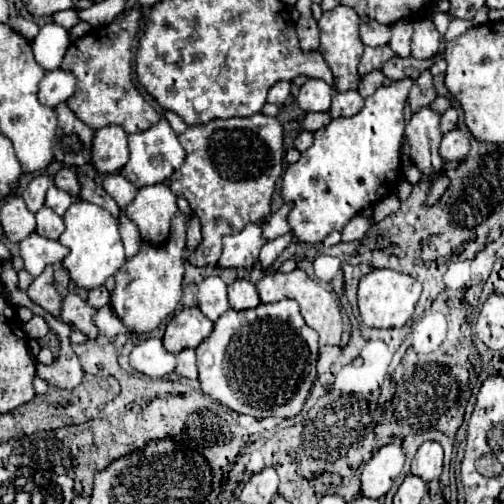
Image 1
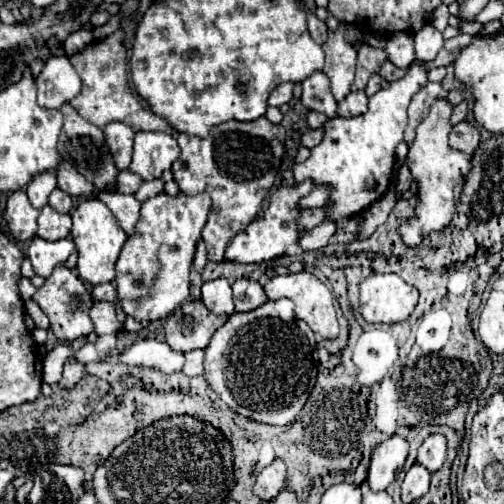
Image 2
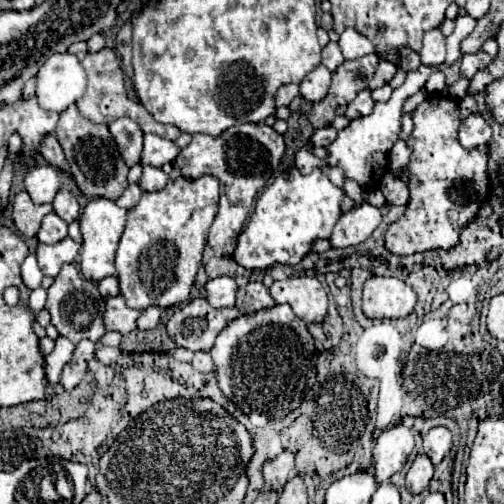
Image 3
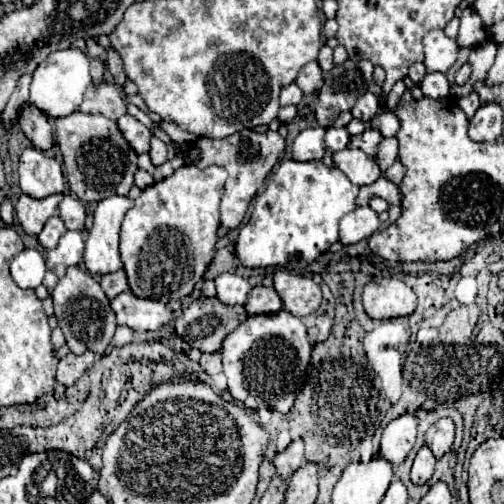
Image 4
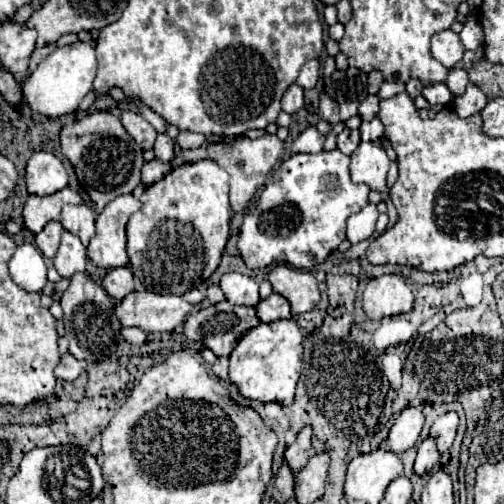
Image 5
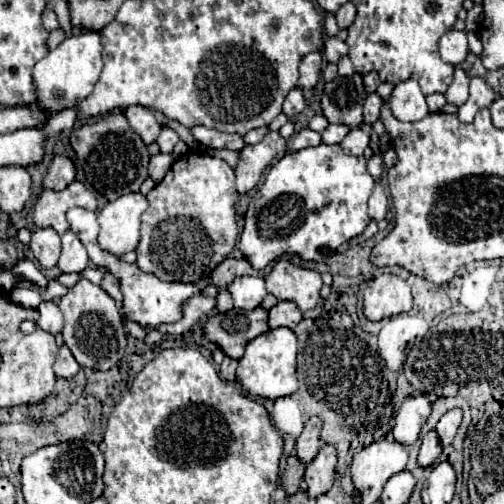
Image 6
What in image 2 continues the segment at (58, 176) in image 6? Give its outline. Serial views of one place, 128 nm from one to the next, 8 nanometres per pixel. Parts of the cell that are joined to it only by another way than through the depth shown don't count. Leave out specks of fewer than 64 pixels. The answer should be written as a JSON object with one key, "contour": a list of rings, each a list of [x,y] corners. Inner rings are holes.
{"contour":[[[42,172],[42,174],[36,174],[28,188],[26,188],[26,194],[28,194],[28,200],[34,208],[44,208],[48,204],[48,196],[50,192],[56,188],[56,174],[54,172]]]}

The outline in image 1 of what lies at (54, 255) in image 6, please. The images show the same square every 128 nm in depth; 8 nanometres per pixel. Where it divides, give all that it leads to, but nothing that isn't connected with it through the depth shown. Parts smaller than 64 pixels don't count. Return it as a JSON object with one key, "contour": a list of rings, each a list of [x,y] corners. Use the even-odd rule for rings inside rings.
{"contour":[[[42,206],[36,212],[36,234],[44,236],[44,238],[52,238],[58,240],[58,236],[64,232],[64,220],[62,216],[58,216],[54,210],[50,210],[48,206]]]}

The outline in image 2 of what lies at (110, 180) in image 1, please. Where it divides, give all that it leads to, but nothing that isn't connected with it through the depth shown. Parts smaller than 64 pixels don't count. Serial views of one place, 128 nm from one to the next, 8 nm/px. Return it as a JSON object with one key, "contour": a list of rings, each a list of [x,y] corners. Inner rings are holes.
{"contour":[[[122,170],[118,174],[118,178],[116,178],[116,190],[114,192],[118,192],[118,194],[134,194],[140,184],[142,184],[140,176],[136,176],[136,174],[128,172],[128,170]]]}

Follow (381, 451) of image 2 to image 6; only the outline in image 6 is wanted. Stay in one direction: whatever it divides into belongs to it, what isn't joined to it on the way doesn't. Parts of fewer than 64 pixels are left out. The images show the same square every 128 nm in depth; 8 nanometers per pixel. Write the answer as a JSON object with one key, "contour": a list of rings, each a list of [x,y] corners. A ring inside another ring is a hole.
{"contour":[[[424,394],[418,396],[408,396],[398,414],[394,416],[396,424],[392,428],[392,436],[400,444],[414,444],[420,436],[422,424],[430,416],[430,400]]]}

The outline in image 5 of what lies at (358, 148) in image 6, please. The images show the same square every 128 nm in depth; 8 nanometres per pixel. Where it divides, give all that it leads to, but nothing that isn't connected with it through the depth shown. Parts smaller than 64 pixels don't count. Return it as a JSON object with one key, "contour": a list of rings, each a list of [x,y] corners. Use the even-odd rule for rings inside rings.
{"contour":[[[344,128],[344,130],[336,136],[336,146],[338,146],[338,150],[344,152],[346,156],[352,154],[358,144],[360,144],[360,134],[358,134],[358,130]]]}

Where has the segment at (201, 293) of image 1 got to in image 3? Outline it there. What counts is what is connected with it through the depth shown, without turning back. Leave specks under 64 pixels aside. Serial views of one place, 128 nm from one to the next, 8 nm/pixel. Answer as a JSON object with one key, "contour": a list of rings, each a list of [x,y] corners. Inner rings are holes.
{"contour":[[[218,276],[214,280],[208,280],[204,290],[206,290],[206,300],[214,308],[224,308],[224,306],[234,306],[236,300],[236,282],[230,276]]]}

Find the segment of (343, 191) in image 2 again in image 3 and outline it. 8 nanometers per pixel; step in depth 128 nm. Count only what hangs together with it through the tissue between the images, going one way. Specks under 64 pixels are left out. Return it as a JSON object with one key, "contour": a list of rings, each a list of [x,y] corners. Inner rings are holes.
{"contour":[[[468,14],[458,16],[458,18],[456,18],[456,28],[454,28],[454,32],[450,34],[450,52],[448,52],[448,58],[444,60],[444,64],[438,64],[438,66],[424,66],[424,64],[420,64],[420,68],[416,68],[416,72],[408,72],[404,84],[402,84],[400,88],[392,90],[392,96],[390,96],[388,102],[376,102],[372,114],[352,120],[344,130],[338,132],[336,140],[326,148],[326,150],[328,150],[328,156],[326,156],[324,160],[318,160],[318,158],[316,158],[314,154],[310,154],[306,148],[298,150],[298,152],[296,152],[296,168],[298,168],[300,172],[308,174],[308,172],[312,172],[314,168],[338,166],[338,168],[344,170],[344,176],[346,176],[346,178],[352,178],[352,180],[358,182],[362,188],[378,188],[382,176],[384,176],[386,170],[388,170],[388,152],[392,150],[394,142],[398,140],[398,134],[400,134],[400,128],[402,128],[402,122],[400,122],[400,120],[402,120],[402,114],[404,114],[404,110],[402,110],[402,108],[404,108],[404,102],[406,102],[410,96],[414,96],[416,92],[420,92],[420,90],[424,88],[424,84],[426,84],[426,80],[428,80],[428,76],[430,76],[432,72],[436,72],[436,70],[446,70],[454,60],[458,60],[458,58],[462,56],[462,52],[460,52],[460,42],[462,42],[462,38],[466,38],[466,36],[474,30],[476,22],[478,22],[478,20],[472,18],[472,16],[468,16]],[[354,148],[360,148],[360,152],[364,154],[364,158],[362,158],[362,160],[364,160],[364,176],[354,176]]]}

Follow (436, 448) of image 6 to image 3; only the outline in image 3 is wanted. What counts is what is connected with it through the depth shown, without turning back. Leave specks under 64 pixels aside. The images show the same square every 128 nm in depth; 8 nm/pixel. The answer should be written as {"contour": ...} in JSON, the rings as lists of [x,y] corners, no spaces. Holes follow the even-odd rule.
{"contour":[[[418,454],[418,458],[414,460],[414,464],[410,466],[408,474],[406,474],[406,490],[412,494],[422,494],[428,490],[430,478],[432,478],[434,466],[428,460],[428,456]]]}

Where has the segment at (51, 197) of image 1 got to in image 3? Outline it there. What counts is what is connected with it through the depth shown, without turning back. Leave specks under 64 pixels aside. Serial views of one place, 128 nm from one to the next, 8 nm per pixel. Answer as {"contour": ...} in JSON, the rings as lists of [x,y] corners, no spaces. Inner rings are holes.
{"contour":[[[60,190],[60,192],[56,194],[52,206],[54,206],[54,212],[56,212],[60,218],[64,218],[68,224],[70,224],[72,220],[76,220],[78,214],[80,214],[80,206],[78,206],[76,198],[74,198],[68,190]]]}

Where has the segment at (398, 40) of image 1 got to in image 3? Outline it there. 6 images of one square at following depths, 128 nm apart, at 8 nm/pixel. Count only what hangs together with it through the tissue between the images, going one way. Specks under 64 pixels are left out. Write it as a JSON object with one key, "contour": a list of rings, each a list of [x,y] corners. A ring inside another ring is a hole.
{"contour":[[[346,28],[342,34],[340,34],[340,40],[338,40],[340,48],[342,48],[342,54],[346,60],[356,60],[360,56],[366,56],[366,54],[372,54],[376,48],[374,44],[362,36],[360,32],[352,30],[352,28]],[[400,48],[400,52],[396,52],[398,60],[398,68],[402,68],[404,72],[408,70],[416,70],[420,66],[420,56],[416,52],[412,52],[410,48]]]}

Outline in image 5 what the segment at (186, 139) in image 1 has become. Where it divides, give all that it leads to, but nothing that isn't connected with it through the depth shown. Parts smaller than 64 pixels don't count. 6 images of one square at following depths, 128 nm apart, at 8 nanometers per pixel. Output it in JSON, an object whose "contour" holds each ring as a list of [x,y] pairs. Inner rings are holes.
{"contour":[[[264,134],[262,138],[246,138],[246,136],[236,136],[236,138],[222,138],[218,142],[210,142],[208,146],[208,158],[216,160],[224,170],[230,174],[230,208],[234,212],[240,212],[256,194],[256,190],[266,182],[274,166],[280,162],[284,154],[284,142],[276,134]]]}

